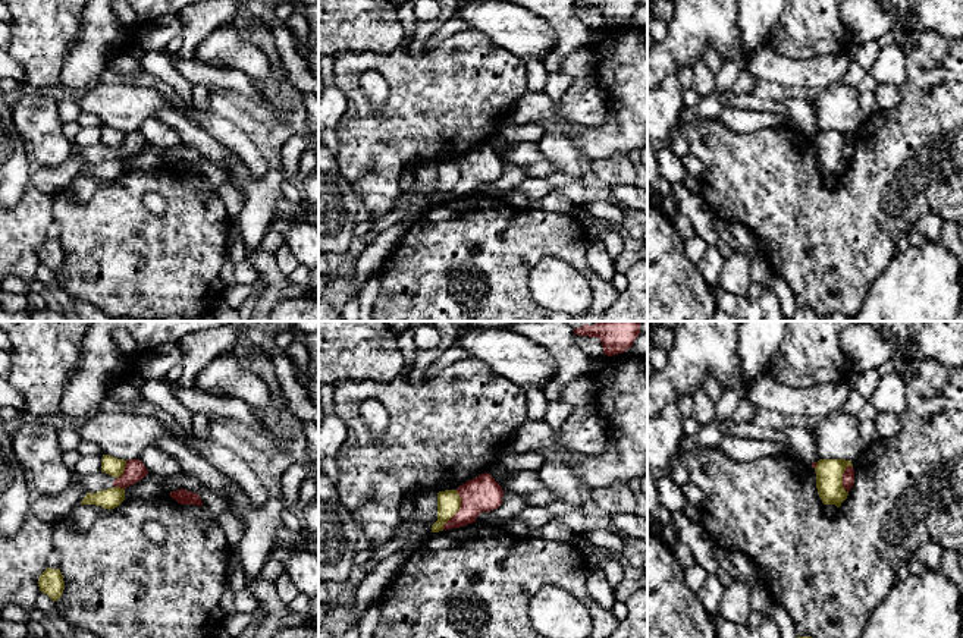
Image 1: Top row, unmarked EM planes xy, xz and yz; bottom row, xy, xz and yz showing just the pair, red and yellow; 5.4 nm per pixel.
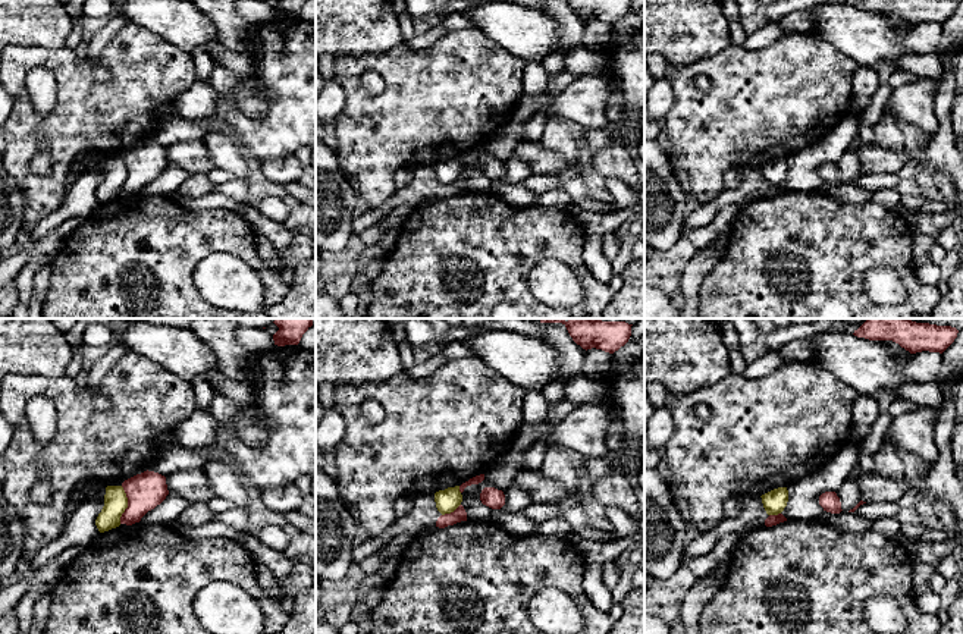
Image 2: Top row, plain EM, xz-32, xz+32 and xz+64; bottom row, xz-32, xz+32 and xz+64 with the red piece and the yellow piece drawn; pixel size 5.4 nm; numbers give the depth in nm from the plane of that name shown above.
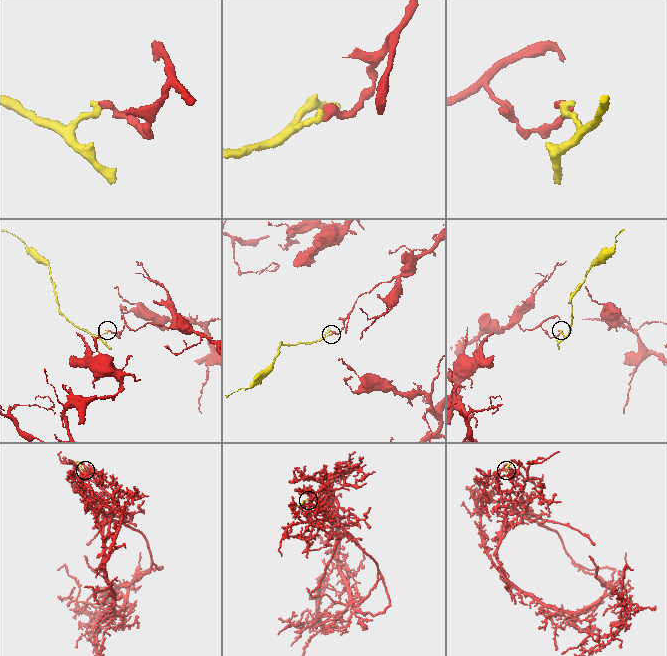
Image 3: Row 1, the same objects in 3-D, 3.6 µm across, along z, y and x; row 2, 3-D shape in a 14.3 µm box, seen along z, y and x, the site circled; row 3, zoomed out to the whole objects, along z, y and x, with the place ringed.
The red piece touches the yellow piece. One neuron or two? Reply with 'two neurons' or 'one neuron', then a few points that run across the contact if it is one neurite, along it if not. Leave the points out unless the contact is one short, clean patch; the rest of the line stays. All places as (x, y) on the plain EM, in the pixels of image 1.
two neurons | xz (457, 162), (460, 181), (442, 200)

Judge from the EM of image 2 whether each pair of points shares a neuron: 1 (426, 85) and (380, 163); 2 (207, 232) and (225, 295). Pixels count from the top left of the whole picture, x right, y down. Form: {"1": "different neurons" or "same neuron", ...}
{"1": "same neuron", "2": "different neurons"}

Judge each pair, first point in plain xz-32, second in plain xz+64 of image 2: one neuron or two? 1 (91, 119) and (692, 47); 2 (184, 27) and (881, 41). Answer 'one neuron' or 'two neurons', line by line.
1: two neurons
2: one neuron

